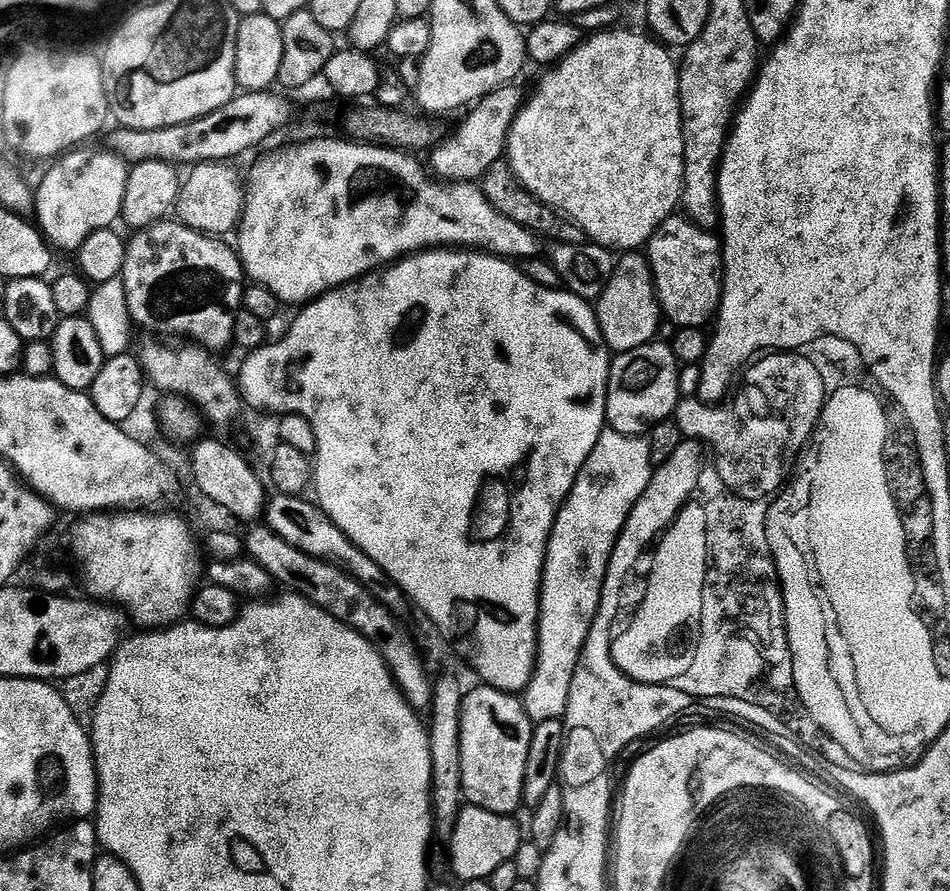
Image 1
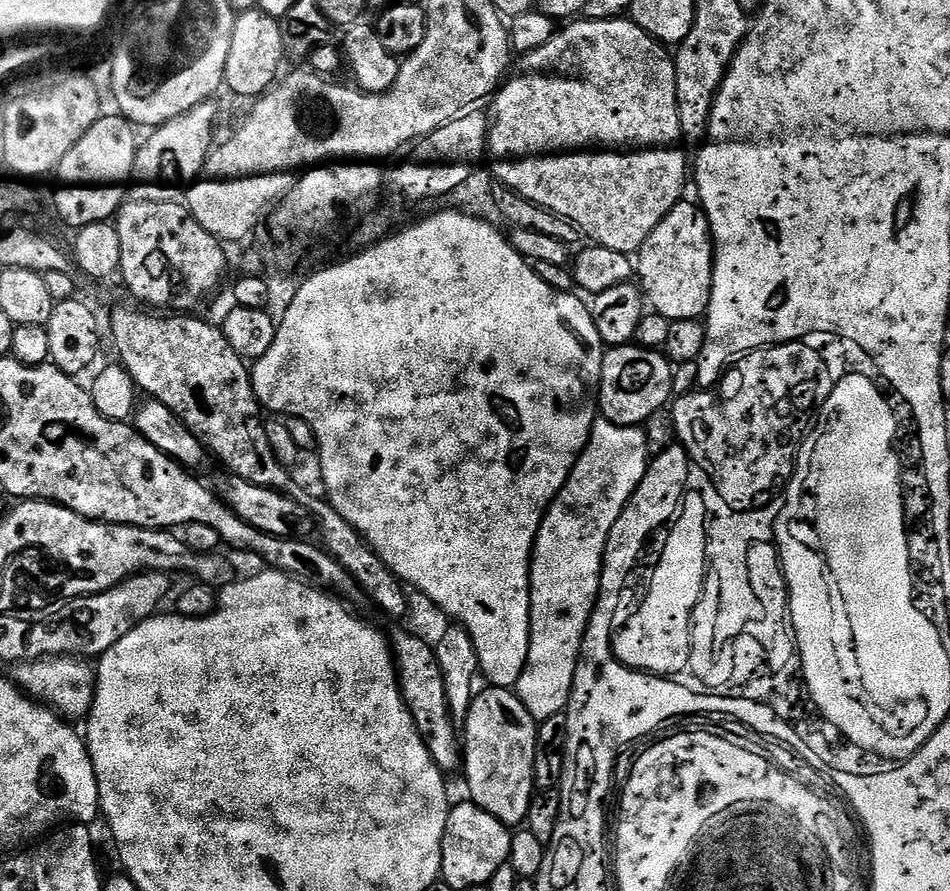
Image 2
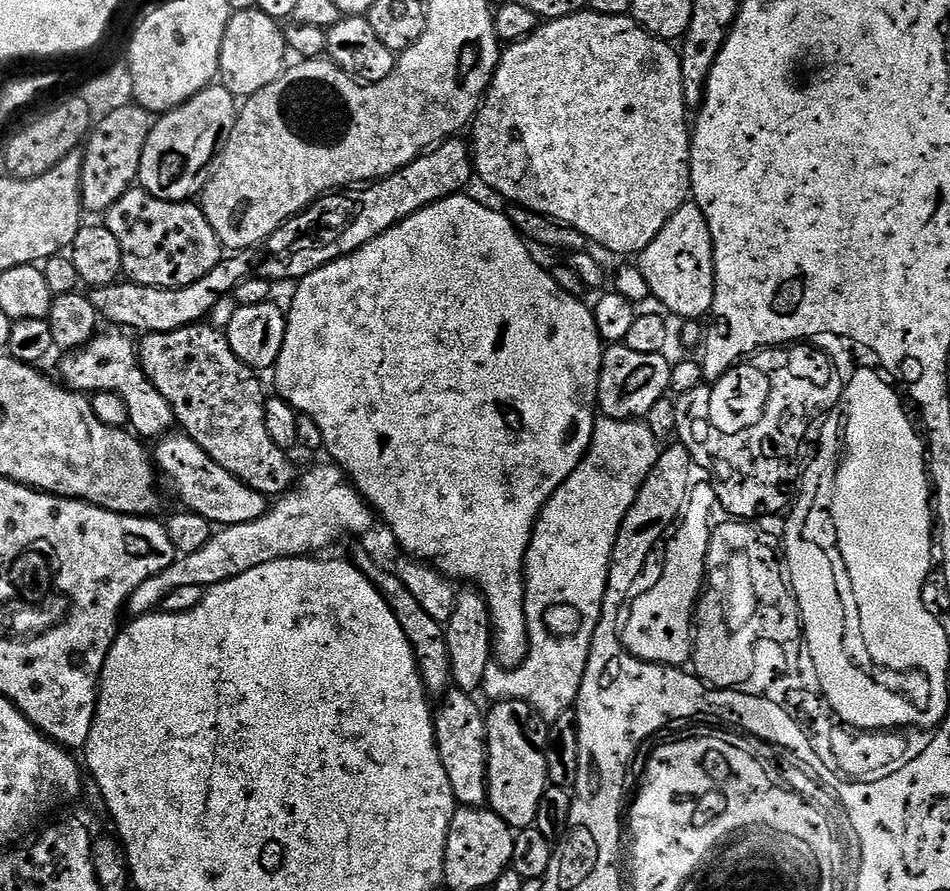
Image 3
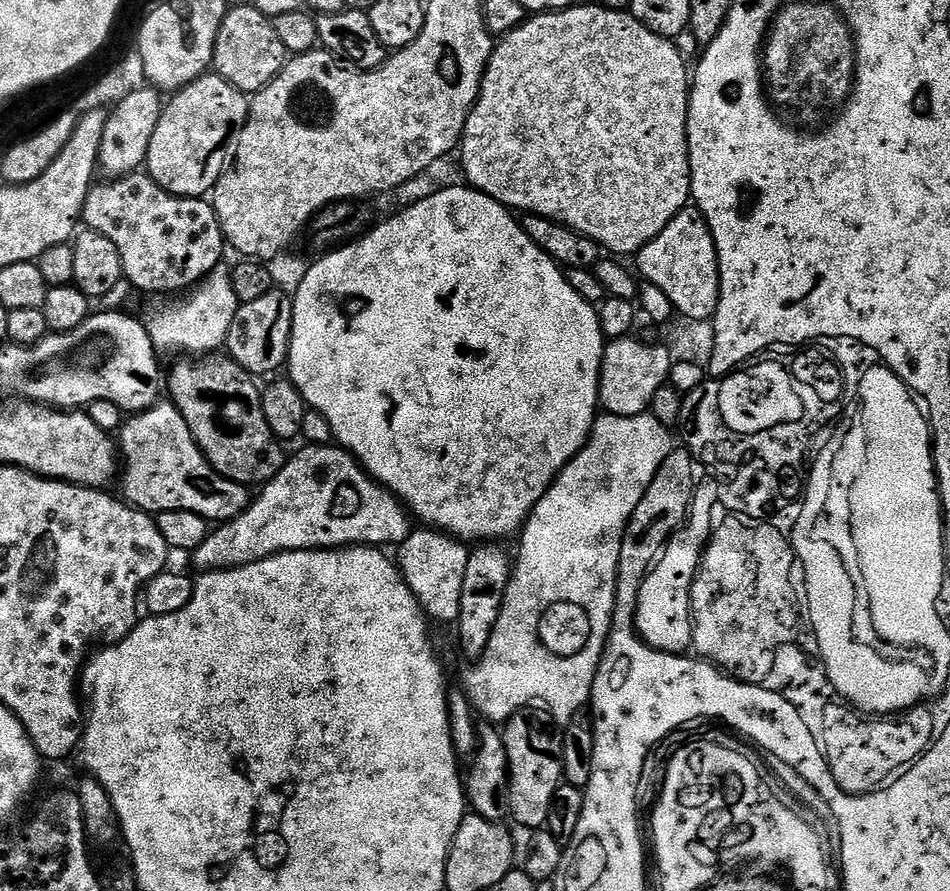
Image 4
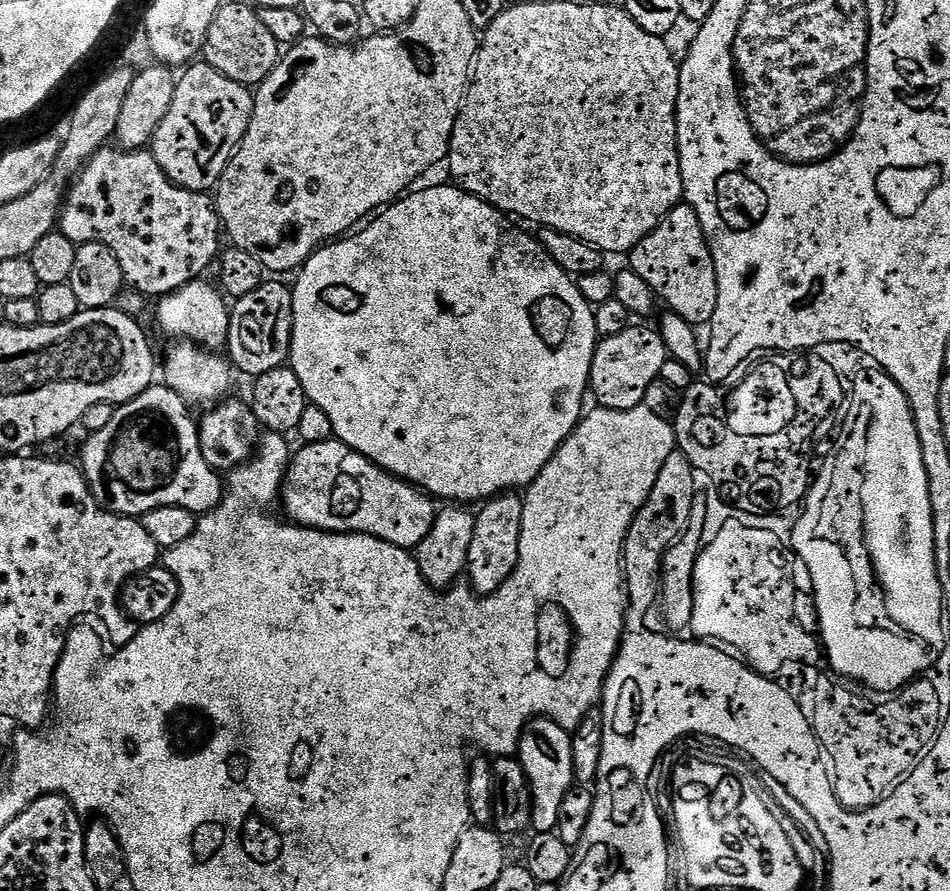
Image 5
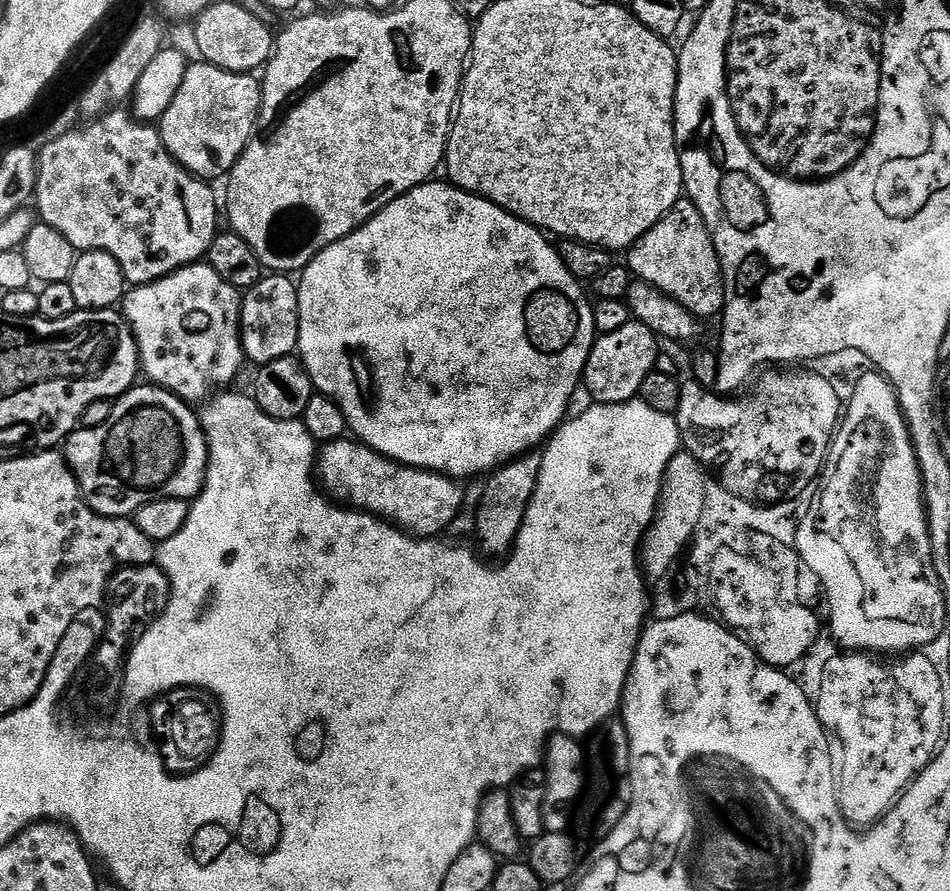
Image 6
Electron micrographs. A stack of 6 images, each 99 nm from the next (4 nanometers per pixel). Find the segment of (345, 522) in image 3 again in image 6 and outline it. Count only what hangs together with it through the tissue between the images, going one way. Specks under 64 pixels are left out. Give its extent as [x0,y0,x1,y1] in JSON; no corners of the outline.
[318,438,465,538]

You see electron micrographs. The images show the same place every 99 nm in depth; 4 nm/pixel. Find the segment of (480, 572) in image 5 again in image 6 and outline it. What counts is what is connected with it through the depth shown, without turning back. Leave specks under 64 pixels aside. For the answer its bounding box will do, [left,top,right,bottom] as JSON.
[474,451,543,558]

